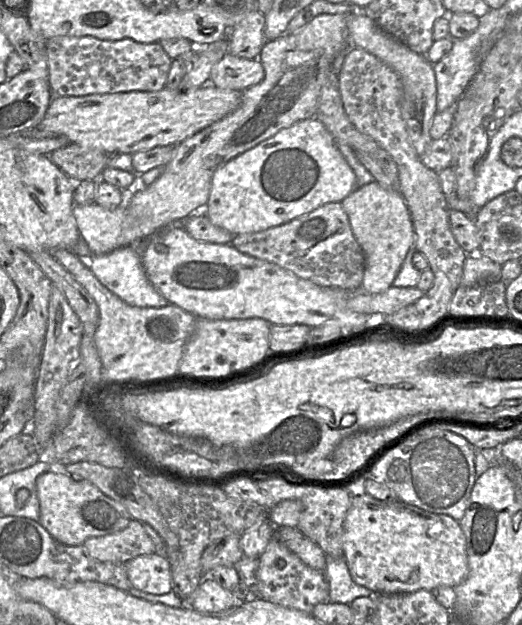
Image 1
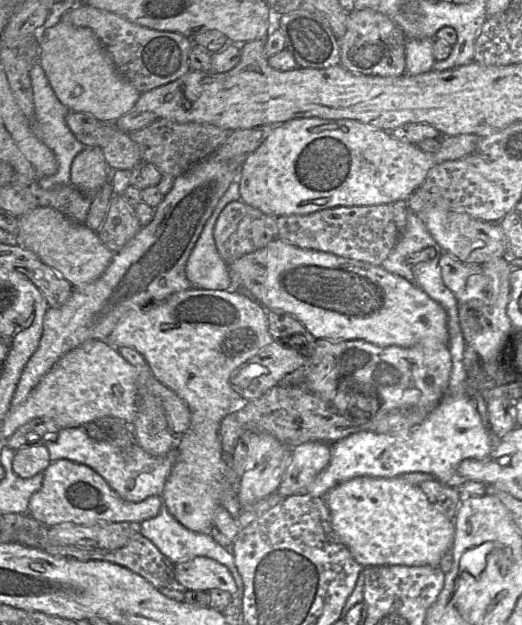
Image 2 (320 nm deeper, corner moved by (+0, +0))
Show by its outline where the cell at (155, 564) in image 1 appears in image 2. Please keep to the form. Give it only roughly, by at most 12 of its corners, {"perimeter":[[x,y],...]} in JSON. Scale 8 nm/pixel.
{"perimeter":[[207,557],[174,564],[184,590],[236,592],[227,567]]}

